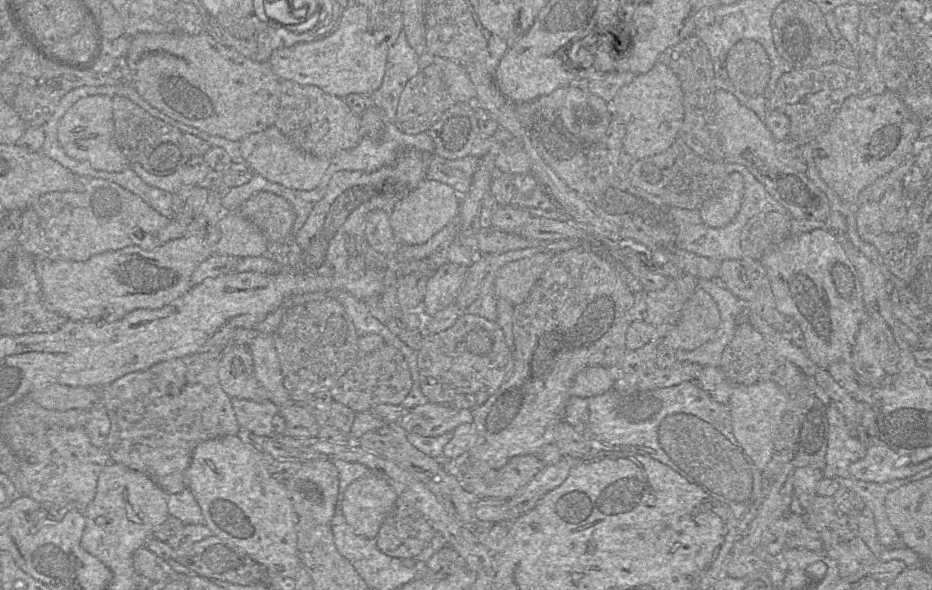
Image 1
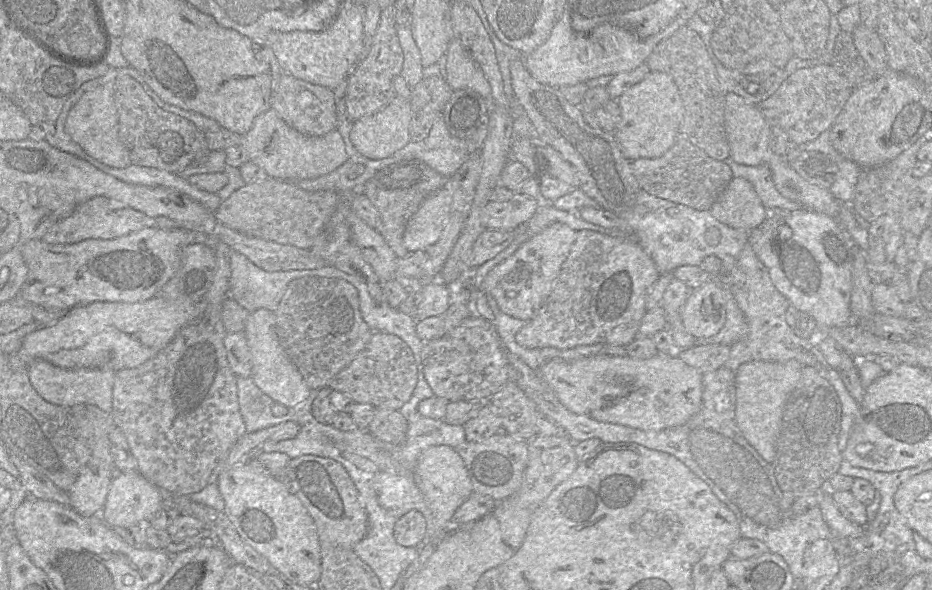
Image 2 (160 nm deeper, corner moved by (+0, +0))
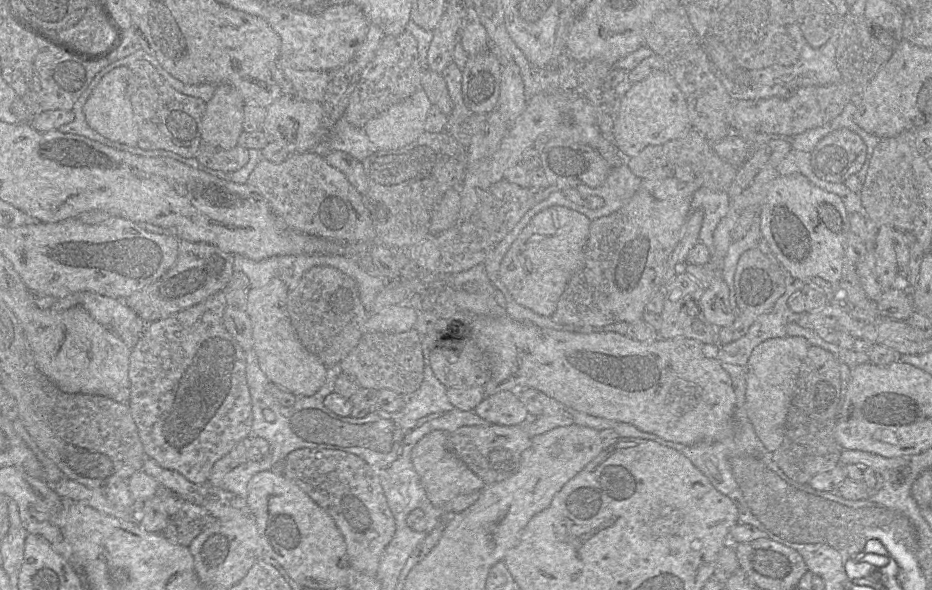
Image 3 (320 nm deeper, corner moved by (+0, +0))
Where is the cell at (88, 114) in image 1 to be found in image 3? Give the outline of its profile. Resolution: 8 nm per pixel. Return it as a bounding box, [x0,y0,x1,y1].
[84,66,139,146]

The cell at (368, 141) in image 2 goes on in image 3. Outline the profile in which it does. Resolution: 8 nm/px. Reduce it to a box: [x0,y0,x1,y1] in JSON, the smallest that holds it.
[364,88,432,150]

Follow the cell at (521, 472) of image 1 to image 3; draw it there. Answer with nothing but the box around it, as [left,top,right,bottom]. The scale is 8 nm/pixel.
[448,426,531,485]

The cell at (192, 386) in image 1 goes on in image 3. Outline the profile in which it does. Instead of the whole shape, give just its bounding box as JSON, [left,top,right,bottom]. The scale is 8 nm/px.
[129,292,253,483]

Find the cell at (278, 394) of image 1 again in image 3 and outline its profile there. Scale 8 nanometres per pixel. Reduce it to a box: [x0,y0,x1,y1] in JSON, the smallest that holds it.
[246,278,327,396]

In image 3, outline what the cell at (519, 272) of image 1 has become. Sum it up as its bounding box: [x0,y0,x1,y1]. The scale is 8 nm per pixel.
[499,205,590,316]

